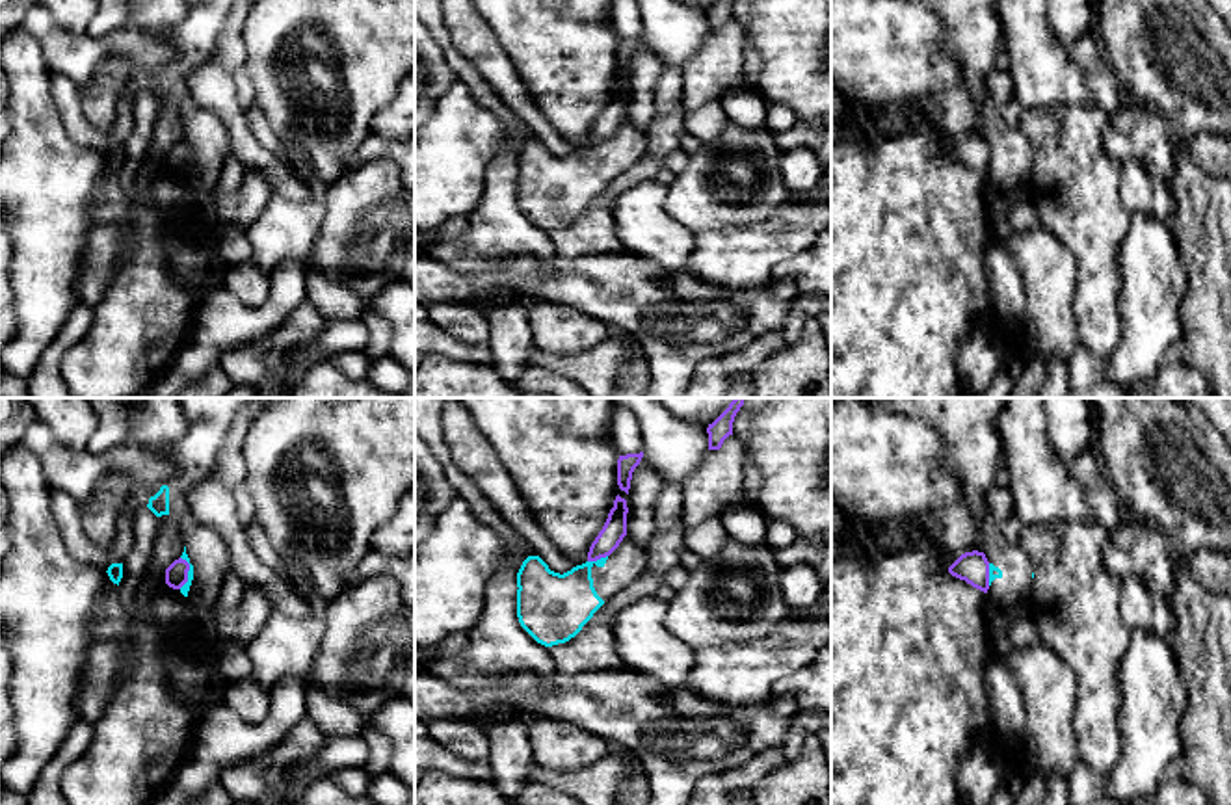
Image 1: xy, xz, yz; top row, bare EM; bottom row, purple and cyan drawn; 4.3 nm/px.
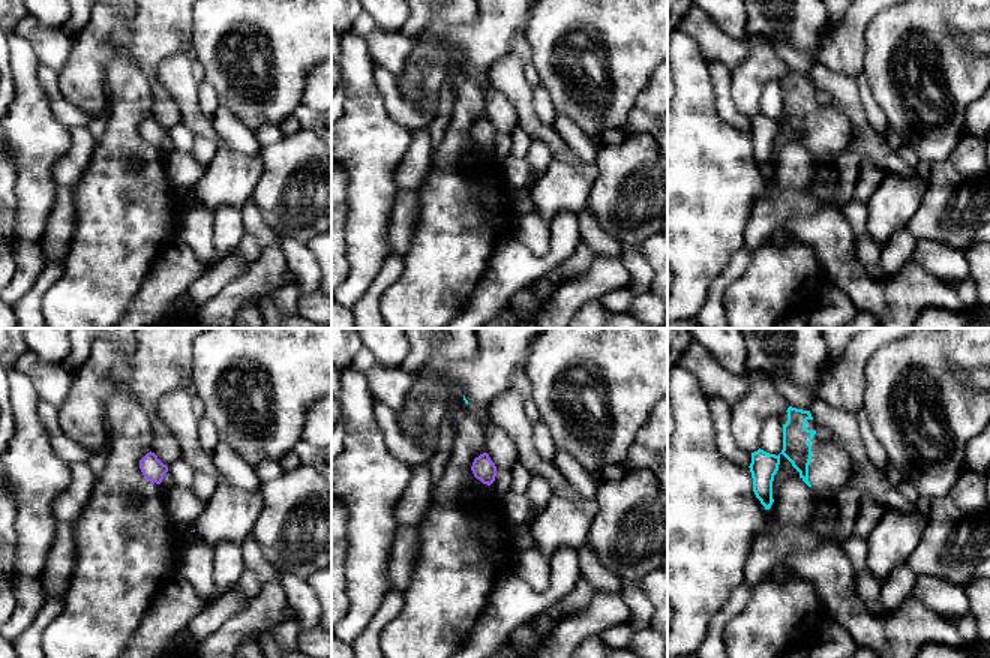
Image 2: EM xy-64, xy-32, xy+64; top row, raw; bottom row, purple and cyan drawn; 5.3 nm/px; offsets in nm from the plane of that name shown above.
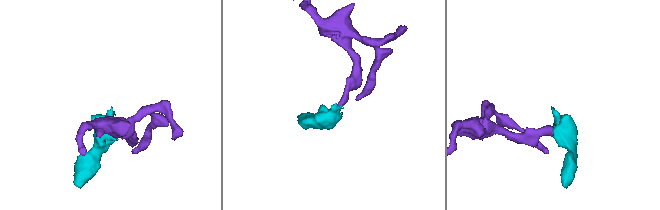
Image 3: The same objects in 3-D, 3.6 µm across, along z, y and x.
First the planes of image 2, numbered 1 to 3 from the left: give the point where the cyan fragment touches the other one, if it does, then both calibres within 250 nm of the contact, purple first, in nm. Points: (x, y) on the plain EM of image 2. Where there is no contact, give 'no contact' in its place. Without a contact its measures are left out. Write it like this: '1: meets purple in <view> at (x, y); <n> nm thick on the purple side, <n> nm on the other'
1: no contact
2: no contact
3: no contact

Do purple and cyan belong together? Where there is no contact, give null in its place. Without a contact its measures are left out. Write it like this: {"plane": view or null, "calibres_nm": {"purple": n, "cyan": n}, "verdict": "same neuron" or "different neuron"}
{"plane": "xy", "calibres_nm": {"purple": 100, "cyan": 40}, "verdict": "different neuron"}

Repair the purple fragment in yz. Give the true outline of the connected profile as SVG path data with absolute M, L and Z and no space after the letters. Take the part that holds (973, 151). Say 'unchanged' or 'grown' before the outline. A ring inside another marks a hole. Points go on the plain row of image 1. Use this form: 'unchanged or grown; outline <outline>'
unchanged; outline M973 134L961 138L948 156L960 164L965 164L973 171L987 177L989 173L989 145L984 136Z

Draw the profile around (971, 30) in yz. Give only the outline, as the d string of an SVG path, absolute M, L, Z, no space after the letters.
M911 0L926 6L943 24L941 45L961 69L963 80L978 102L976 134L989 145L989 173L986 190L1008 195L1026 188L1034 162L1034 145L1010 126L986 89L986 76L995 69L1002 46L1002 22L997 17L999 0Z

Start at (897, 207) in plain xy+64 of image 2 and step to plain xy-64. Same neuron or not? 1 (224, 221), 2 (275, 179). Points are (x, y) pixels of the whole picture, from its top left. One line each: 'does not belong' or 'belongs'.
1: does not belong
2: does not belong

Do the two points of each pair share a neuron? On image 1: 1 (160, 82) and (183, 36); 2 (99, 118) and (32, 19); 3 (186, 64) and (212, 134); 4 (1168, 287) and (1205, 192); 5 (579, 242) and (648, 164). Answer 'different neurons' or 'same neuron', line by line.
1: same neuron
2: different neurons
3: same neuron
4: different neurons
5: same neuron

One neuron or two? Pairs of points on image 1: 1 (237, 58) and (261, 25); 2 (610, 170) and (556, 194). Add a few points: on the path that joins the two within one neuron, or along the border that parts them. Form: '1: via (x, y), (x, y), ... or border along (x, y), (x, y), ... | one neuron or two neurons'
1: border along (246, 19), (242, 30), (242, 67) | two neurons
2: via (597, 170), (584, 171), (569, 184) | one neuron

